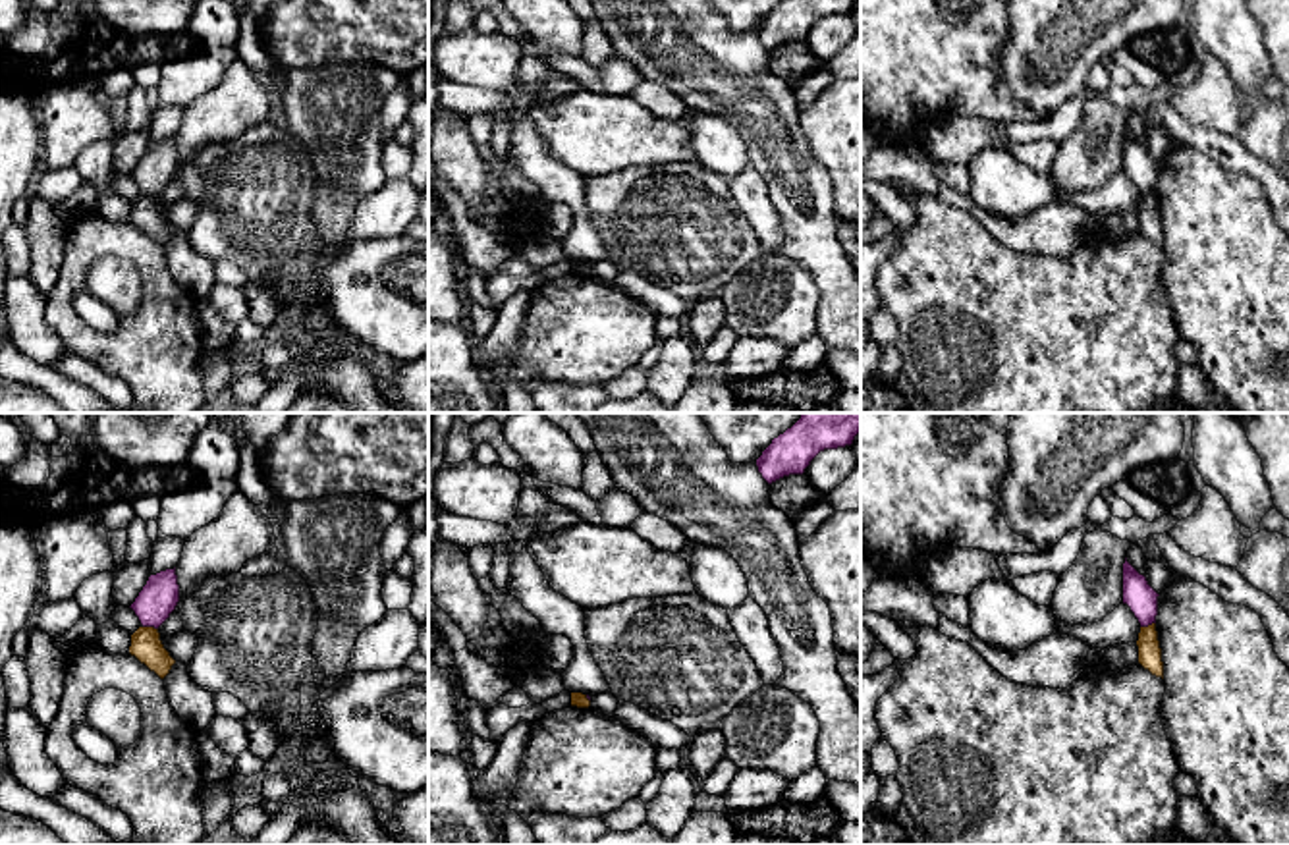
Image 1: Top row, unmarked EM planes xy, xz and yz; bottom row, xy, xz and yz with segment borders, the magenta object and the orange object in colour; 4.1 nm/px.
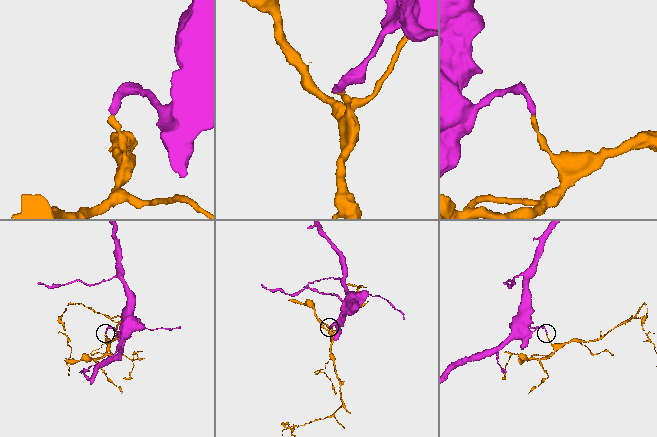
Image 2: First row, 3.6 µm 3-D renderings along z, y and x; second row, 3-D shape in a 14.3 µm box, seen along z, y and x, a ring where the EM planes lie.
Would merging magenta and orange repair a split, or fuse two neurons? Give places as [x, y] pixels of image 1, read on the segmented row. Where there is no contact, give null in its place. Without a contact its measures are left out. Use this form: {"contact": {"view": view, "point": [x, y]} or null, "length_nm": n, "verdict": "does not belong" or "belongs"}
{"contact": {"view": "xy", "point": [151, 626]}, "length_nm": 70, "verdict": "does not belong"}

